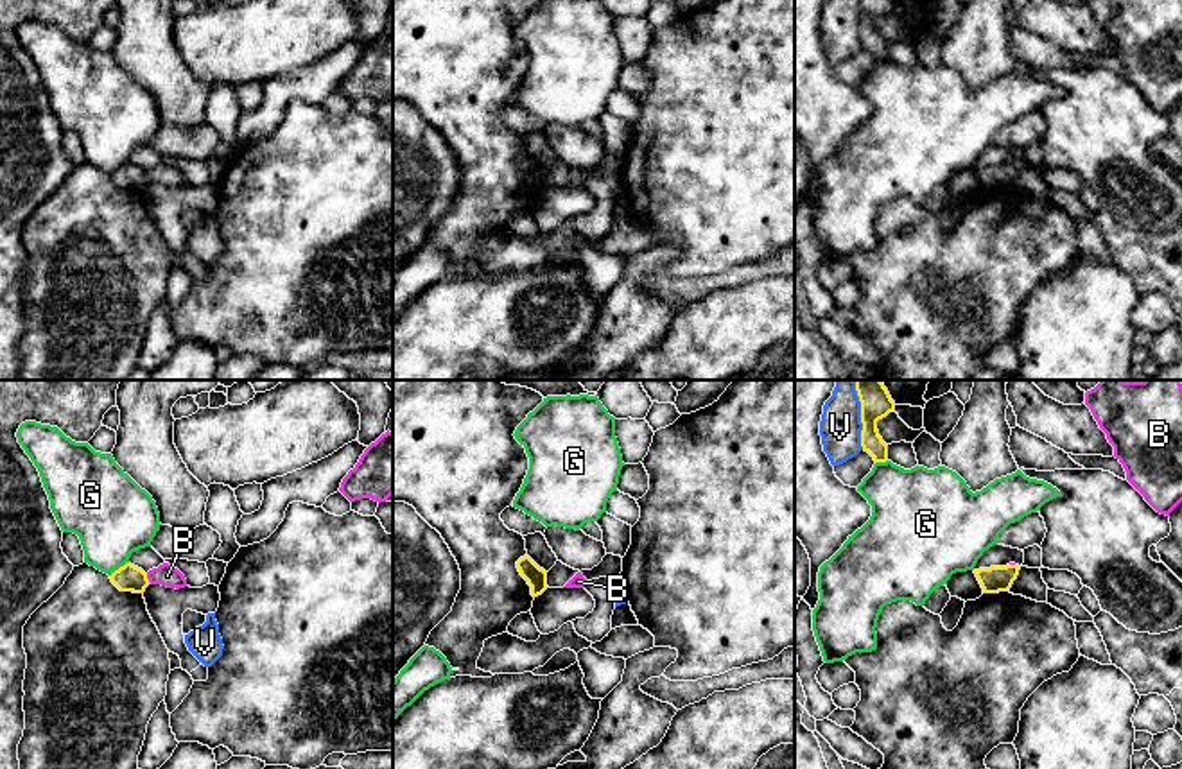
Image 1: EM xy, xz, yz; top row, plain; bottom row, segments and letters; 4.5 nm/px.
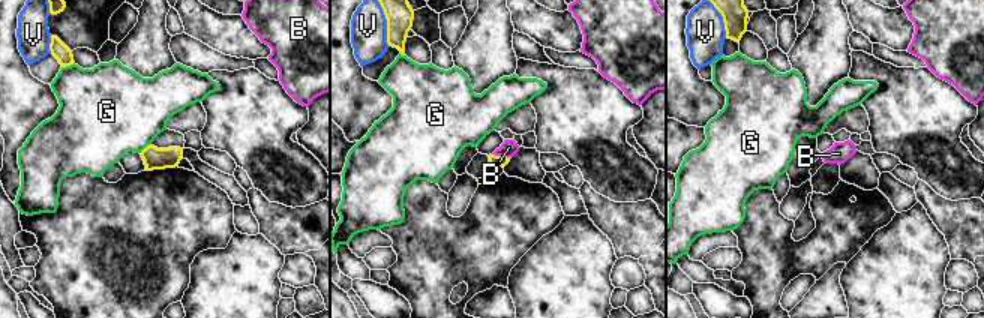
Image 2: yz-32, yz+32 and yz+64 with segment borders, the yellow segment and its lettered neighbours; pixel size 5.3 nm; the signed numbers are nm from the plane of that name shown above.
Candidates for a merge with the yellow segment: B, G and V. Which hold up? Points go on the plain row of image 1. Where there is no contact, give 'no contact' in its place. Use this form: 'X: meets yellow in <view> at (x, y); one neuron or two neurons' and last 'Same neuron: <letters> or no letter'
B: meets yellow in xy at (146, 176); two neurons
G: meets yellow in xy at (121, 165); two neurons
V: meets yellow in yz at (863, 24); two neurons
Same neuron: no letter

